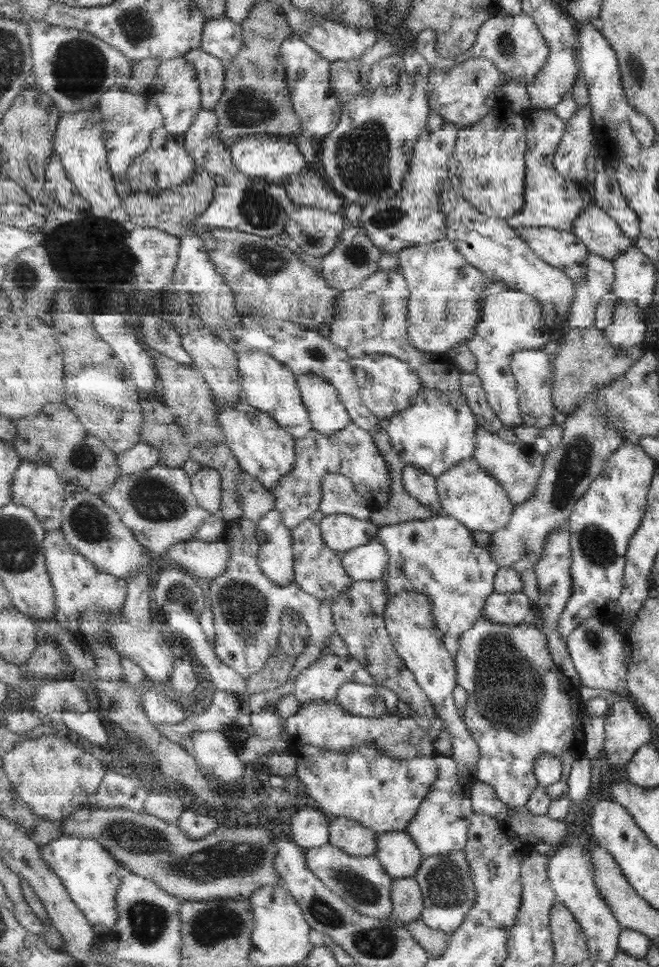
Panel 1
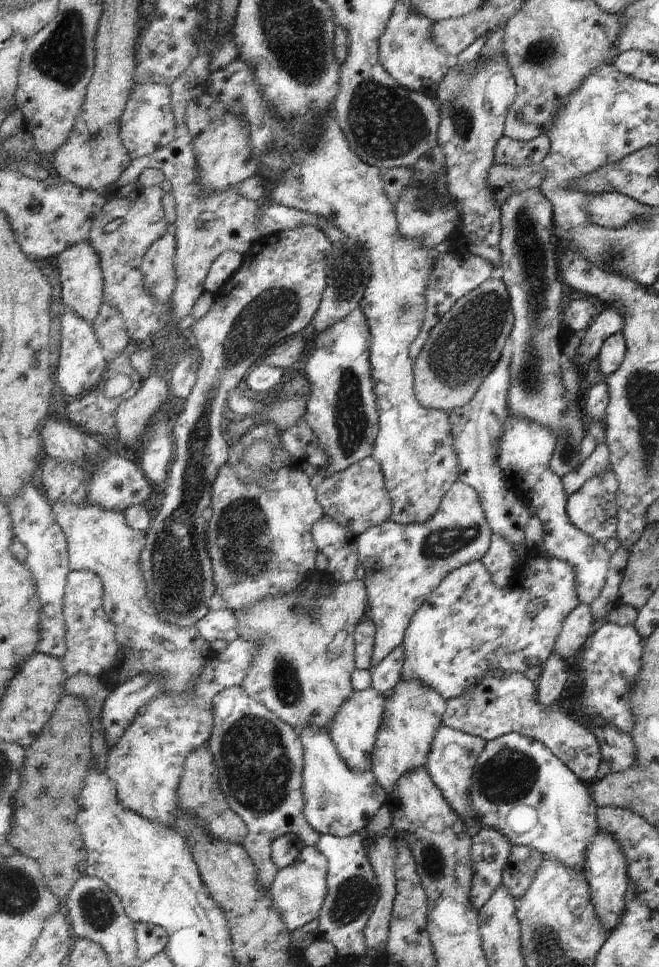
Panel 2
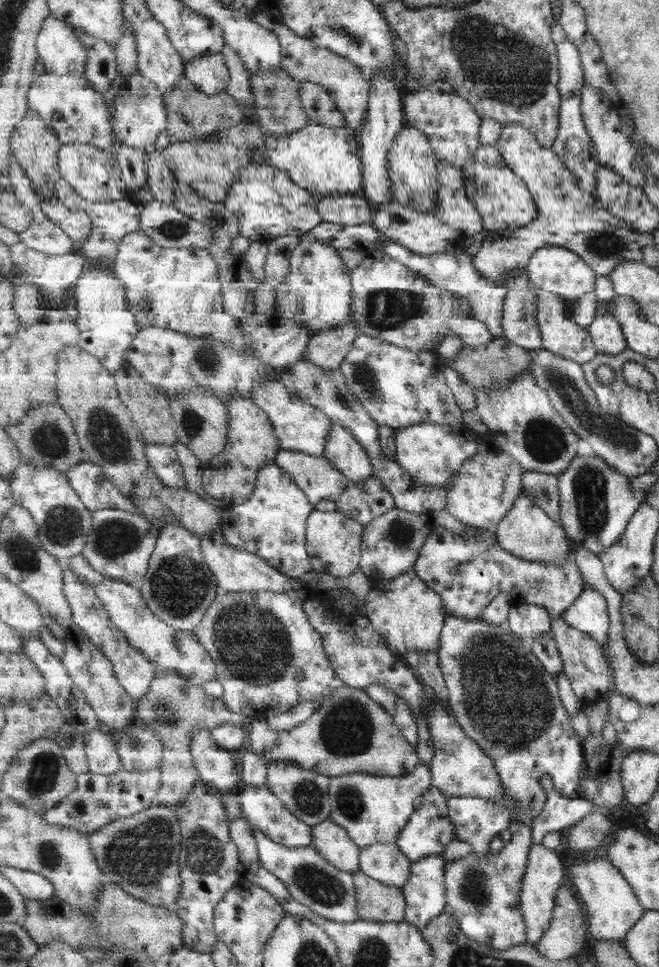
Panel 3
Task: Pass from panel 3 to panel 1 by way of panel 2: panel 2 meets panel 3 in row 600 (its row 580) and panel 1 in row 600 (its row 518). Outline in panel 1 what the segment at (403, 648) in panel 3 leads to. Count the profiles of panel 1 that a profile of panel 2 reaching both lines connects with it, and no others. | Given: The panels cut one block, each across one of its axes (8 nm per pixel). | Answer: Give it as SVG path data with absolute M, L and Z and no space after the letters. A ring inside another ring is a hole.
M445 514L379 530L380 541L390 556L385 576L390 596L403 591L429 594L437 626L454 657L460 649L461 635L483 618L487 599L496 591L496 574L501 568L490 549L477 546L471 532L465 523Z

